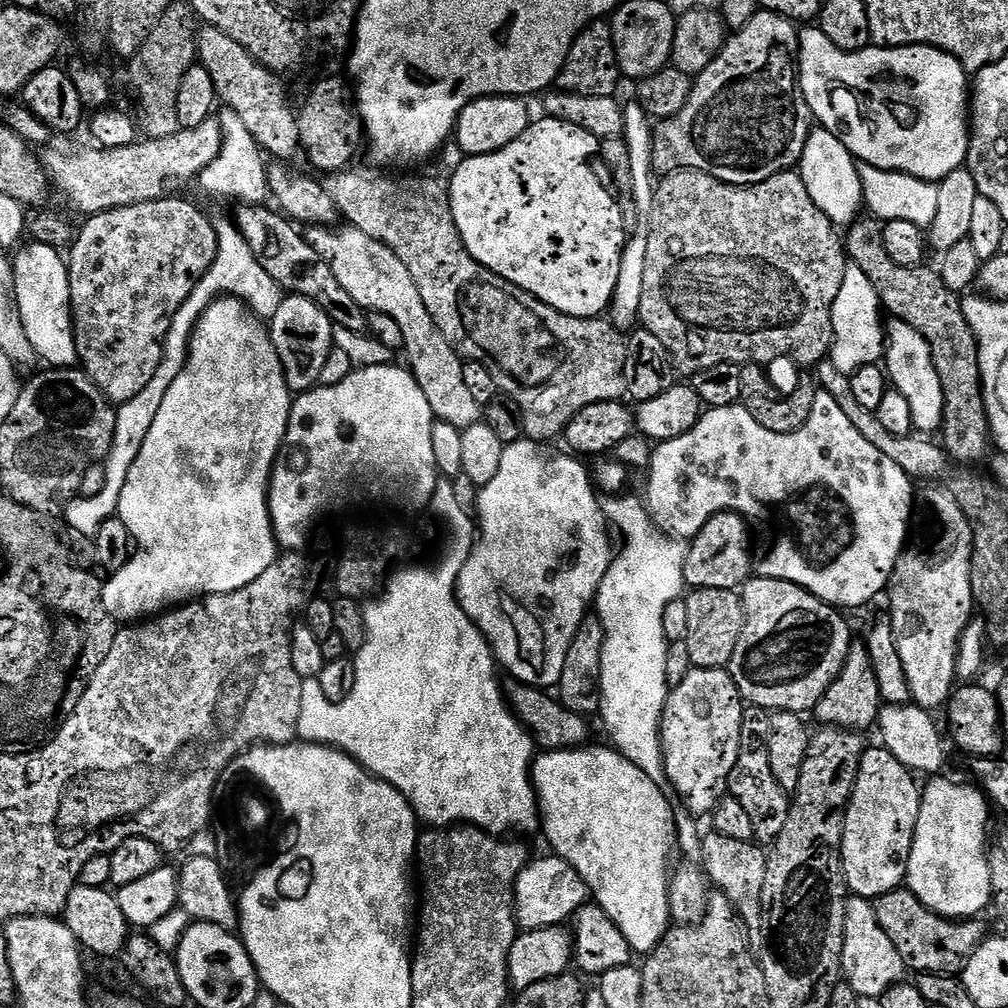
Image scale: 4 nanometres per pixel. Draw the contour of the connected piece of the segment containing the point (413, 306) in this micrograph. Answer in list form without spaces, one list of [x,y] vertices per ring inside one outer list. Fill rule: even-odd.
[[[328,226],[309,227],[306,235],[310,246],[314,246],[314,250],[318,250],[322,258],[326,258],[326,266],[334,270],[334,278],[338,278],[339,284],[350,293],[350,298],[354,298],[354,302],[358,302],[358,306],[362,306],[368,312],[390,314],[390,318],[398,322],[404,339],[402,352],[403,355],[408,355],[407,367],[418,382],[418,386],[422,386],[422,394],[426,394],[426,402],[430,402],[433,417],[439,422],[450,422],[450,426],[461,430],[481,423],[482,410],[478,402],[474,402],[474,397],[471,396],[470,389],[466,387],[466,382],[462,378],[465,361],[456,353],[452,343],[444,337],[442,330],[438,330],[434,318],[430,318],[430,310],[426,310],[426,302],[422,302],[422,294],[418,294],[418,286],[414,286],[414,278],[410,278],[410,270],[402,266],[402,258],[398,258],[394,250],[370,238],[370,234],[362,234],[362,230],[357,228],[344,226],[341,232],[332,231],[336,230]]]

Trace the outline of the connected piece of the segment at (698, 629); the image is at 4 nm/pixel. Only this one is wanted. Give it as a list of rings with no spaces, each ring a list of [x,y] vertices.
[[[694,588],[687,593],[686,611],[690,662],[694,668],[727,668],[744,625],[744,601],[739,591]]]

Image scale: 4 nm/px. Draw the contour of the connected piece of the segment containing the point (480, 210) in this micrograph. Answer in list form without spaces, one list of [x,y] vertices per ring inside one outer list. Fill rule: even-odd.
[[[540,118],[537,124],[536,121],[529,123],[522,138],[510,142],[510,146],[506,146],[494,154],[461,159],[461,164],[457,166],[456,173],[452,176],[452,184],[447,185],[456,229],[468,253],[494,274],[506,278],[506,282],[526,290],[534,298],[546,302],[546,306],[574,318],[600,318],[611,309],[614,290],[618,286],[618,270],[622,266],[622,254],[626,243],[626,229],[620,205],[617,204],[616,197],[610,191],[609,185],[607,183],[604,185],[596,177],[595,170],[588,165],[592,159],[594,161],[597,159],[600,145],[601,141],[586,134],[586,130],[582,130],[578,126],[570,126],[570,122]]]

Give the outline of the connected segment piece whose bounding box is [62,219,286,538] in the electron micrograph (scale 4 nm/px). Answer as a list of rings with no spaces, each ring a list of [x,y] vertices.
[[[231,219],[219,221],[216,224],[216,241],[218,250],[210,270],[196,283],[196,288],[182,302],[178,314],[170,322],[170,334],[164,343],[164,353],[162,362],[158,362],[158,370],[154,373],[154,378],[150,378],[146,390],[138,394],[138,398],[130,398],[130,402],[119,405],[116,417],[118,429],[118,450],[113,451],[107,461],[108,469],[104,472],[104,485],[100,488],[97,496],[92,496],[89,500],[73,498],[67,501],[63,509],[63,519],[68,519],[68,524],[80,536],[95,537],[96,531],[112,516],[117,515],[120,507],[120,495],[122,486],[126,486],[126,474],[130,474],[130,466],[134,466],[134,458],[138,458],[138,450],[142,450],[142,442],[146,442],[146,434],[150,434],[150,426],[154,426],[154,418],[158,418],[158,410],[162,407],[162,398],[166,398],[166,390],[182,374],[184,363],[188,361],[188,349],[192,342],[192,331],[196,329],[196,323],[200,320],[200,315],[212,305],[213,300],[221,299],[225,294],[238,294],[239,299],[243,300],[261,320],[271,321],[274,314],[278,314],[278,306],[282,306],[285,298],[284,289],[262,270],[262,262],[250,250],[244,235]]]

